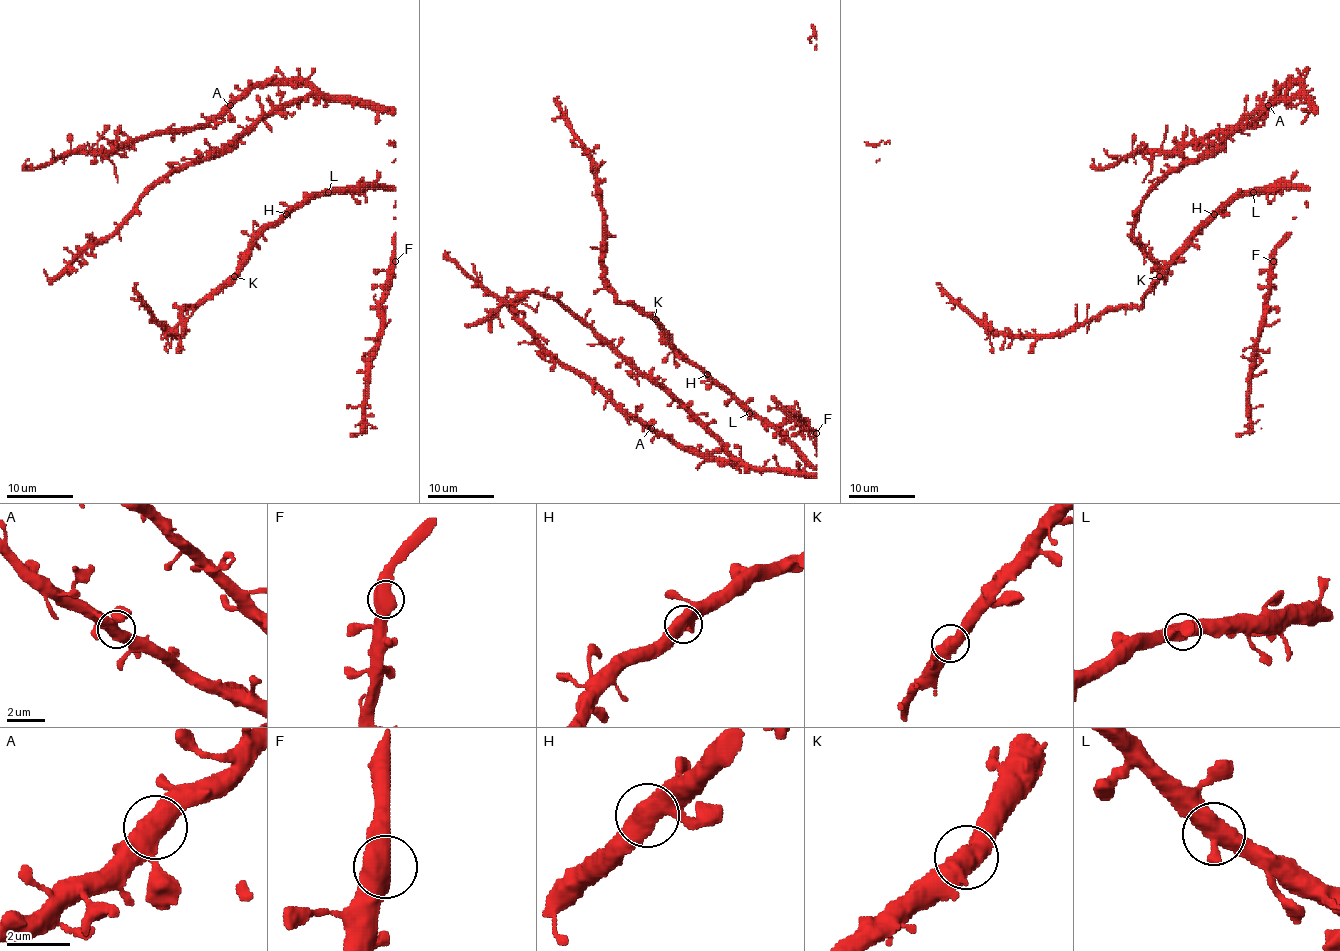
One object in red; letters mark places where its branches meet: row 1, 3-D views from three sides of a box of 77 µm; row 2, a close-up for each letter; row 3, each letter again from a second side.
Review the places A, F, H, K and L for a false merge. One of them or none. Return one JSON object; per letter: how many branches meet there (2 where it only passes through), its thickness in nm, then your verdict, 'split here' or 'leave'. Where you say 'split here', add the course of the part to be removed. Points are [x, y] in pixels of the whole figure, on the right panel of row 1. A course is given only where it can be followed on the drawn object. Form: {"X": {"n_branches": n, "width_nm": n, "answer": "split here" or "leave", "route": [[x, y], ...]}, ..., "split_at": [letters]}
{"A": {"n_branches": 2, "width_nm": 550, "answer": "leave"}, "F": {"n_branches": 2, "width_nm": 550, "answer": "leave"}, "H": {"n_branches": 2, "width_nm": 550, "answer": "leave"}, "K": {"n_branches": 2, "width_nm": 550, "answer": "leave"}, "L": {"n_branches": 2, "width_nm": 600, "answer": "leave"}, "split_at": []}

